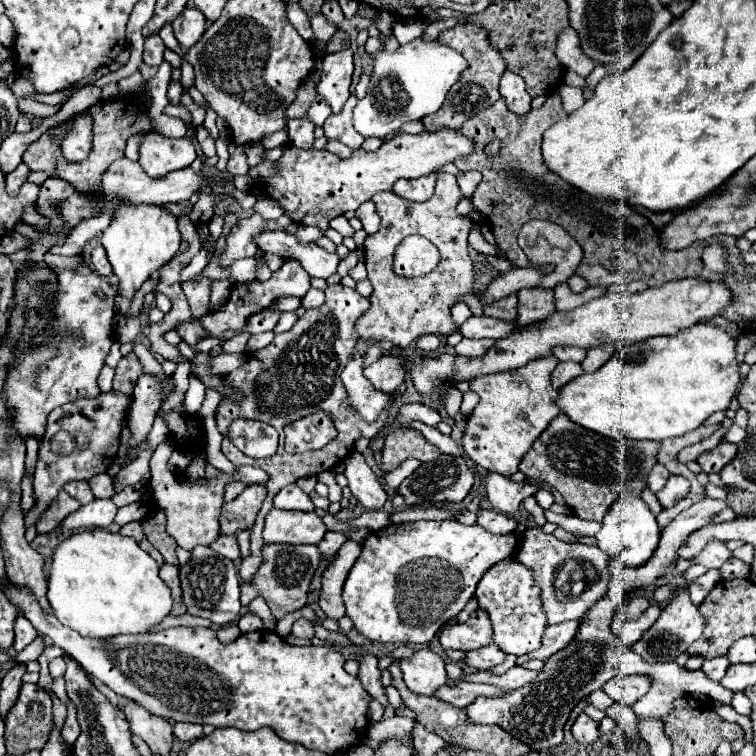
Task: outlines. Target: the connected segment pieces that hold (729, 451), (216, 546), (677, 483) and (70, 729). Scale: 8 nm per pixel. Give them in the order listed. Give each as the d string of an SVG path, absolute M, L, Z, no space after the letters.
M721 442L715 450L705 452L705 456L699 456L697 462L705 474L711 474L711 472L721 472L735 456L737 456L737 444Z
M219 536L213 544L211 544L211 550L215 550L217 554L229 558L229 560L239 560L241 558L241 552L239 552L239 544L237 544L237 538L235 536Z
M671 476L665 484L665 488L657 494L663 508L675 506L679 500L683 500L689 492L689 482L683 476Z
M73 704L67 708L67 718L65 718L65 726L61 730L61 736L63 736L67 746L73 746L77 736L79 736L79 724L77 724L77 716L75 716Z

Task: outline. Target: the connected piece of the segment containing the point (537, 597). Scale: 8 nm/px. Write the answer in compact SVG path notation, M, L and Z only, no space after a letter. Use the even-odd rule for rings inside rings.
M507 558L491 566L477 584L475 598L479 608L485 610L493 622L493 642L507 654L523 656L541 648L547 630L547 616L541 602L541 588L529 566Z

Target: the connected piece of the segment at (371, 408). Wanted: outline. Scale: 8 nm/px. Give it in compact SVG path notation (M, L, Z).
M359 338L357 340L357 348L355 348L355 356L353 360L349 360L347 368L343 370L343 384L349 392L349 400L351 404L357 408L357 412L367 420L373 422L379 418L379 414L387 408L389 404L389 396L383 392L377 392L375 388L371 388L369 380L363 376L363 354L365 350L375 344L375 340L365 340Z

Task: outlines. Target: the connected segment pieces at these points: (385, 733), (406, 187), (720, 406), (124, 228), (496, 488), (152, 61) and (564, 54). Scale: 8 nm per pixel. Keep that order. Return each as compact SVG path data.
M393 716L393 718L385 718L385 720L381 720L381 722L373 722L373 724L369 726L369 730L367 730L367 736L373 738L373 740L395 738L395 740L413 744L411 728L413 728L413 722L411 722L409 718Z
M423 176L423 178L415 178L415 180L397 180L393 192L407 198L407 200L415 200L415 202L423 202L427 198L433 196L435 190L435 178L437 176Z
M695 324L673 336L655 336L623 346L599 370L567 382L559 390L555 404L571 422L613 440L665 440L699 428L713 412L727 410L737 392L737 384L739 364L735 360L735 338L715 326Z
M143 206L143 208L123 208L119 216L115 216L107 230L101 234L101 244L107 250L107 258L113 266L113 274L119 278L117 296L115 296L115 314L123 316L129 312L137 290L151 278L155 270L165 266L177 252L181 244L181 236L177 230L177 218L161 210L159 206Z
M487 474L485 488L487 488L487 498L493 504L493 508L507 516L517 516L521 502L529 494L537 492L535 486L527 482L523 484L511 482L507 476L501 476L501 474Z
M159 34L155 36L149 36L145 40L145 52L143 52L143 62L147 66L159 66L163 62L163 50L165 50L165 44L161 40Z
M565 28L557 40L557 58L573 72L577 72L579 76L587 76L595 66L597 62L595 60L589 60L589 56L581 50L581 42L579 42L579 36L573 28Z

